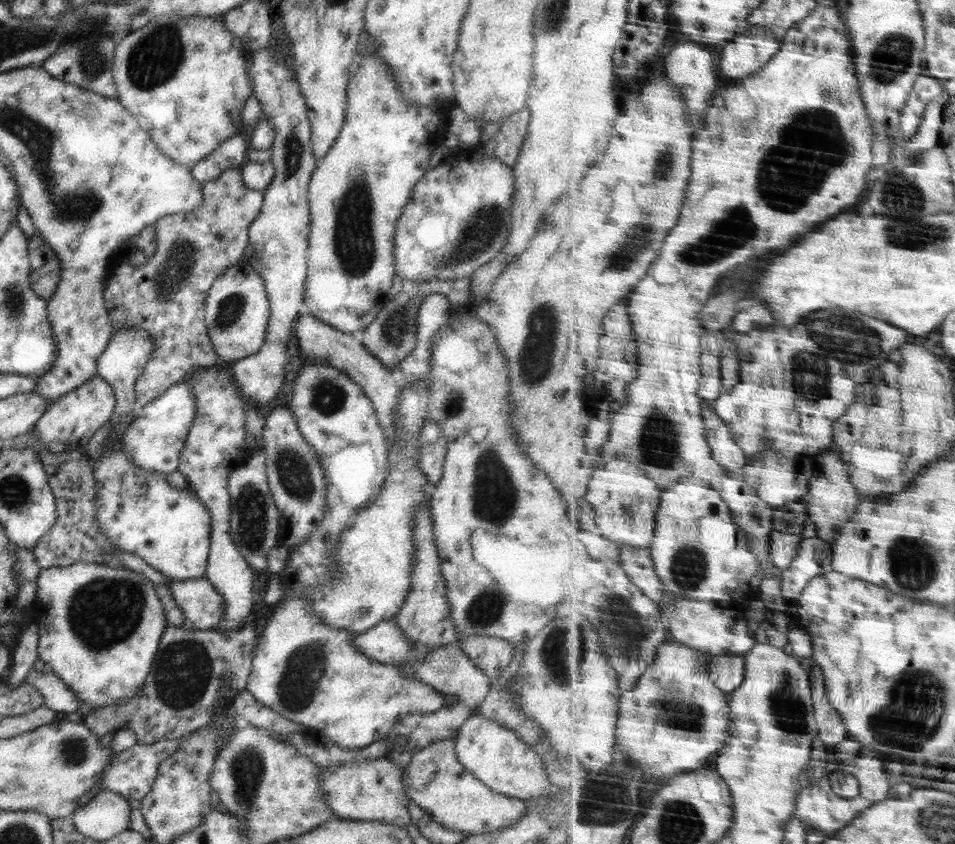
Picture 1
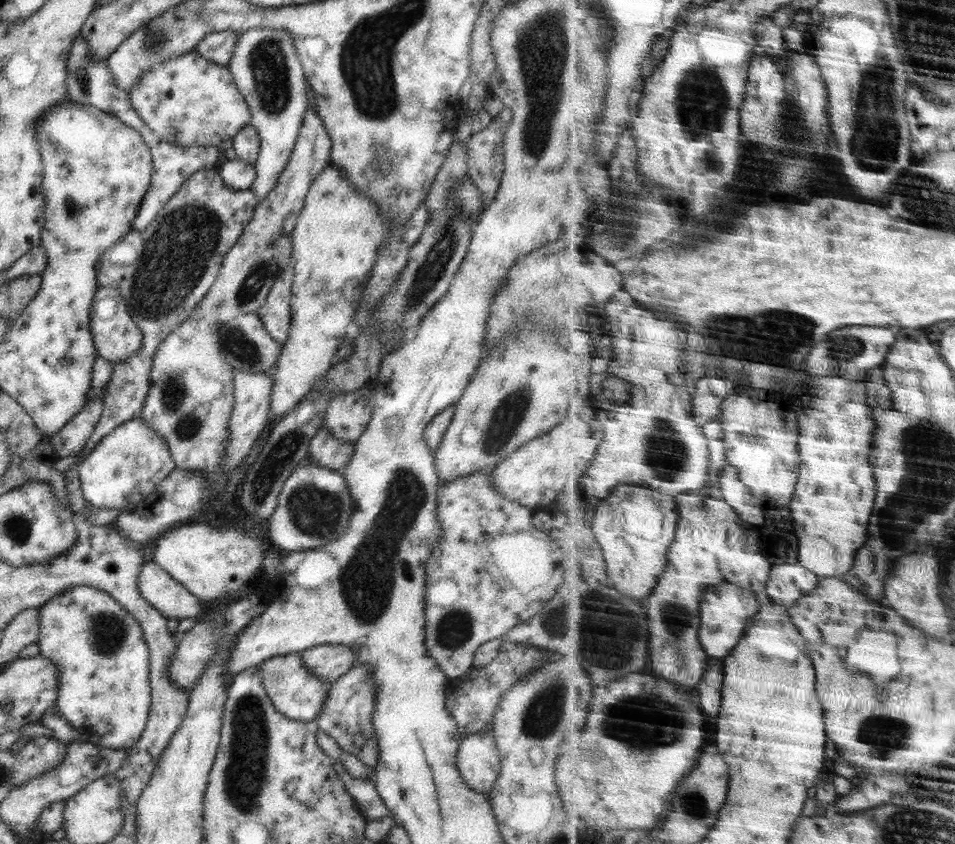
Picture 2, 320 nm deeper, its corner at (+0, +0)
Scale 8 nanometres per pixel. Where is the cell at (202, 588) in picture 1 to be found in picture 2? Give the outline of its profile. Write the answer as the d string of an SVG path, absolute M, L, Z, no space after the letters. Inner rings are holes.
M154 561L143 564L137 583L142 598L167 619L177 619L180 621L183 618L194 618L202 610L202 600L188 592L182 584L175 578L172 578L165 570L162 570Z

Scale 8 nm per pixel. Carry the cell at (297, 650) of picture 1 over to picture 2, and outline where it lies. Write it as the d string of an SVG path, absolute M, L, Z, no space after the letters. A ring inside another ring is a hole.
M299 652L273 656L265 660L259 666L259 673L266 694L269 695L269 699L278 712L292 721L298 720L313 724L325 703L331 683L309 672L299 657Z

